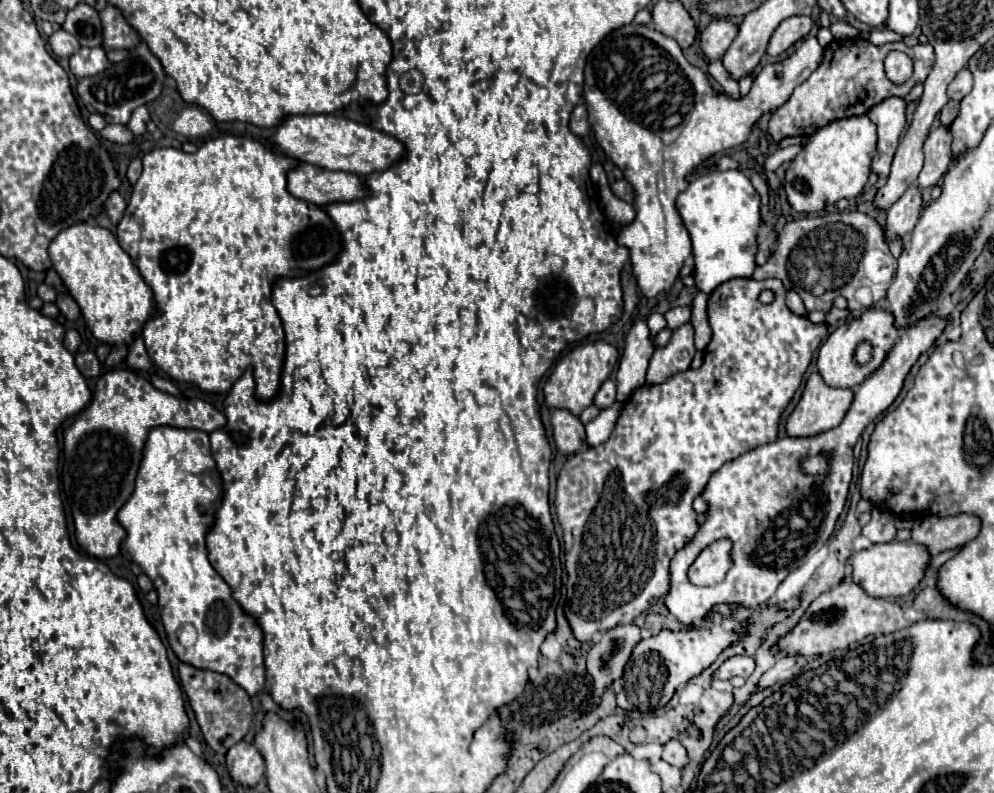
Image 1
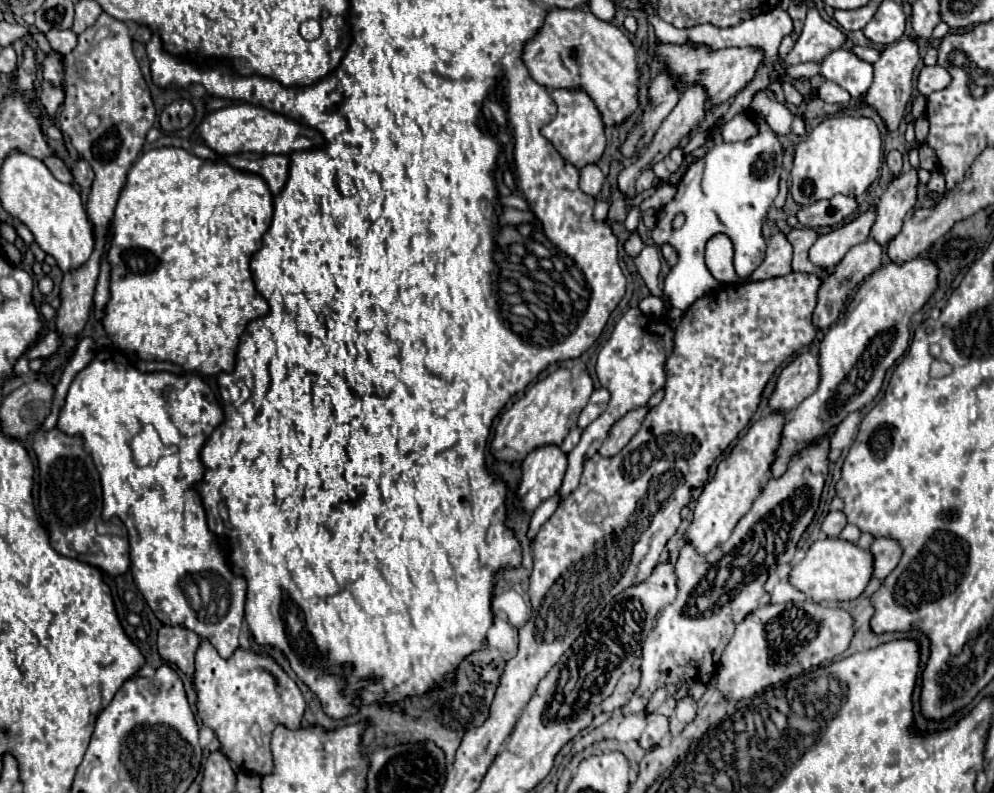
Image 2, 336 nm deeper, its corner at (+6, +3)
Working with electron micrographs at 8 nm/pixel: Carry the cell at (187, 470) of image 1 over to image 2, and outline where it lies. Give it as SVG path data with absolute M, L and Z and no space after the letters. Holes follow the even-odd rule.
M100 350L92 364L88 364L74 378L66 404L60 410L58 428L70 436L82 436L86 452L92 454L94 464L100 472L102 490L104 490L104 510L102 518L110 520L118 516L126 530L130 542L130 562L132 576L146 598L150 610L164 626L186 626L194 630L200 638L206 638L222 658L230 658L234 650L240 648L240 626L244 620L246 606L246 580L234 576L228 566L226 552L218 546L216 538L210 534L206 526L206 514L200 502L194 484L202 478L204 468L200 462L200 448L214 432L218 424L222 424L224 412L220 402L212 394L210 386L192 372L170 374L170 372L154 372L144 374L136 370L122 352L118 350ZM146 424L152 424L164 446L176 446L178 452L172 456L164 456L156 462L156 466L138 466L134 464L130 442L136 434L142 432Z

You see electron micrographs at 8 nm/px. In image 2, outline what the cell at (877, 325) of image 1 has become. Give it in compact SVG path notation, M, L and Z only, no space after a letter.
M810 352L800 354L778 376L776 390L770 398L770 408L782 410L786 414L796 410L804 398L814 394L818 388L818 378L818 356Z

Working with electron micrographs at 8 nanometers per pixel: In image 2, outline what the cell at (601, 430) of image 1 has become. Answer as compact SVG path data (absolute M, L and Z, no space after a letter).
M556 492L552 498L544 500L544 502L538 506L538 510L532 514L532 522L530 522L530 530L528 530L528 538L530 538L530 540L536 536L538 528L554 514L554 510L558 508L558 502L560 502L560 492Z

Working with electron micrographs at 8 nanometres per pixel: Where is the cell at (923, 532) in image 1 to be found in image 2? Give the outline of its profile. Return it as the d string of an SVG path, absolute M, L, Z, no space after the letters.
M876 538L870 552L874 554L874 578L886 578L902 558L902 546L892 538Z

